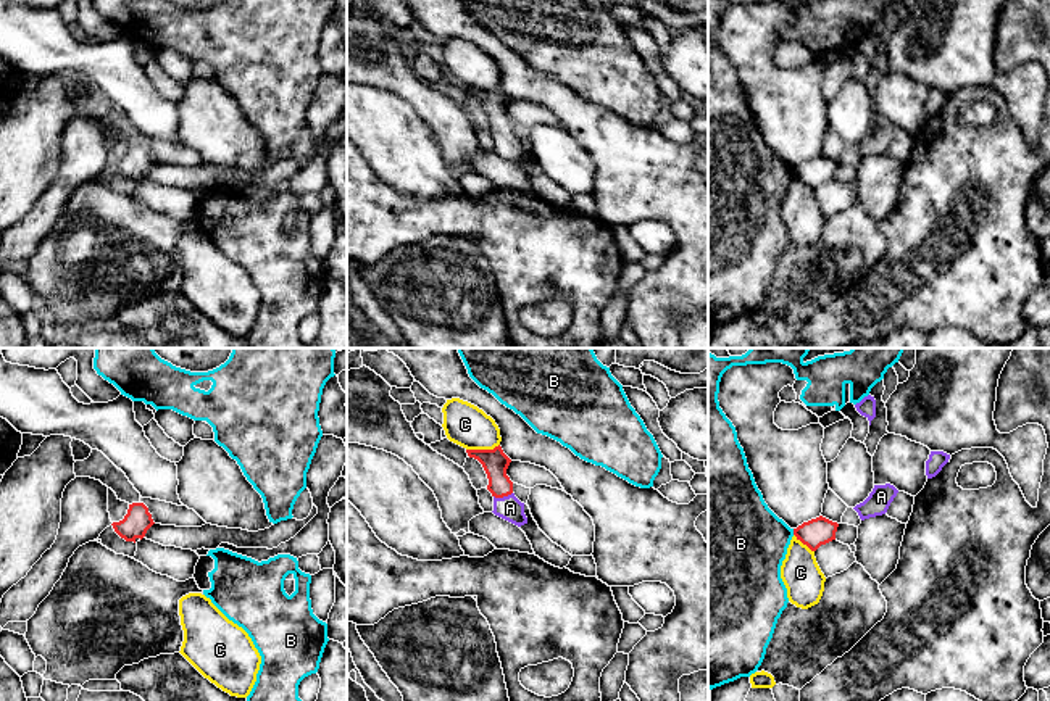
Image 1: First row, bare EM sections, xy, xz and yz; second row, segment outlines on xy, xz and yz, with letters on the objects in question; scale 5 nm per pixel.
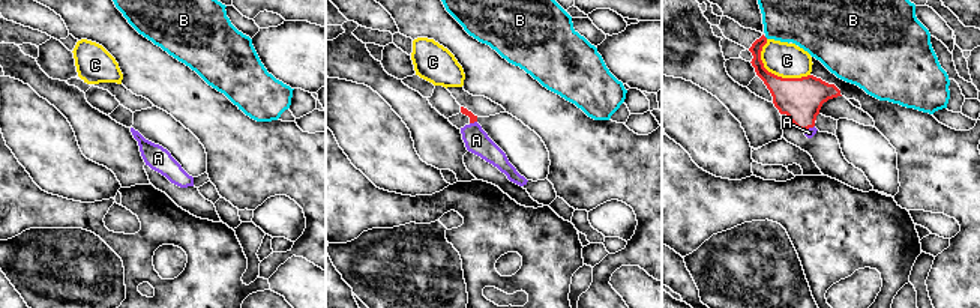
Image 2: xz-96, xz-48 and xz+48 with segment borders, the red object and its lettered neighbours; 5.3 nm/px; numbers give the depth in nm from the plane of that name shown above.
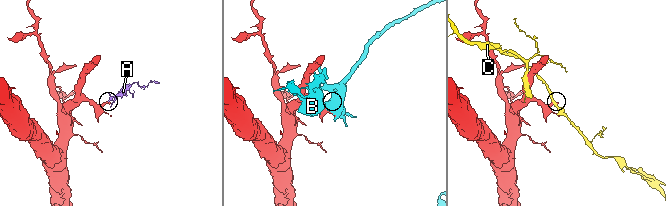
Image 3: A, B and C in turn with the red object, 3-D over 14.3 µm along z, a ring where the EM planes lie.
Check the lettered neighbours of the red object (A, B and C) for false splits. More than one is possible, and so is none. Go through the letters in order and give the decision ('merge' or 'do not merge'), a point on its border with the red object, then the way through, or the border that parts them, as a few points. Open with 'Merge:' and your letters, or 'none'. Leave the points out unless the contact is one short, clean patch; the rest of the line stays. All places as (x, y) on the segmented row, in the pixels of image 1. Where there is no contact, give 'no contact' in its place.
Merge: A
A: merge; meets red in xz at (502, 497); runs through xz (494, 461), (502, 497), (510, 508)
B: do not merge; meets red in yz at (794, 532)
C: do not merge; meets red in xz at (483, 450)

